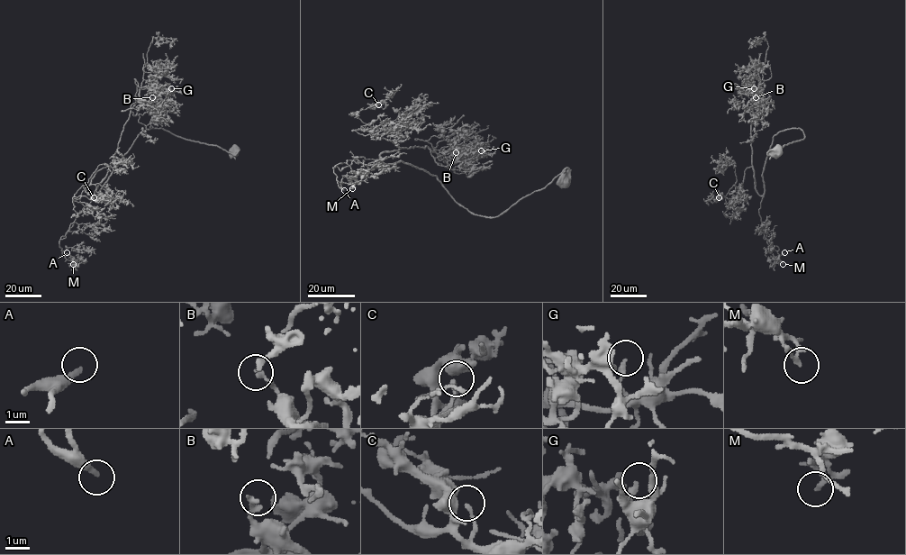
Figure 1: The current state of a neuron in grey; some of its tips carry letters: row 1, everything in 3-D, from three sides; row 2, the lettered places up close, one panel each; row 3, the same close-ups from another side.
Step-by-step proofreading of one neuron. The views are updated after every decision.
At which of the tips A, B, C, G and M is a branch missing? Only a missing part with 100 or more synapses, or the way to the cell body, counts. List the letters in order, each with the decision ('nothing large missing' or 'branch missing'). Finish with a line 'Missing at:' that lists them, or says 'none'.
A: branch missing
B: nothing large missing
C: nothing large missing
G: nothing large missing
M: nothing large missing
Missing at: A

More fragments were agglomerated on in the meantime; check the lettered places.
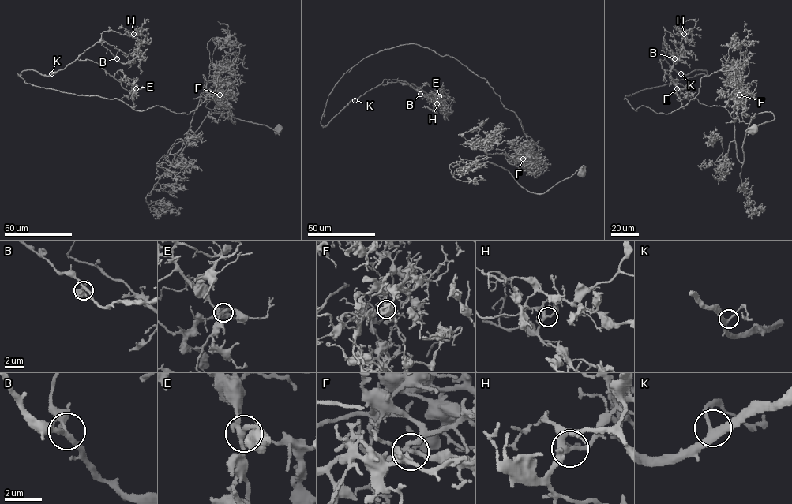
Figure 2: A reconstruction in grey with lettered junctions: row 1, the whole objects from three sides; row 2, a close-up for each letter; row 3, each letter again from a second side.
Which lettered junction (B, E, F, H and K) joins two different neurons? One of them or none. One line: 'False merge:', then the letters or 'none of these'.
False merge: F

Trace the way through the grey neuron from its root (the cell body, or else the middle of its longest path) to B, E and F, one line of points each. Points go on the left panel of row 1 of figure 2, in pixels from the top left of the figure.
B: (279, 128), (212, 112), (172, 162), (221, 93), (137, 110), (17, 74), (96, 42), (117, 58)
E: (279, 128), (212, 112), (172, 162), (221, 93), (137, 110), (17, 73), (89, 59), (136, 88)
F: (279, 128), (276, 131), (223, 112), (212, 112), (172, 162), (183, 143), (200, 96), (207, 91), (219, 95)

